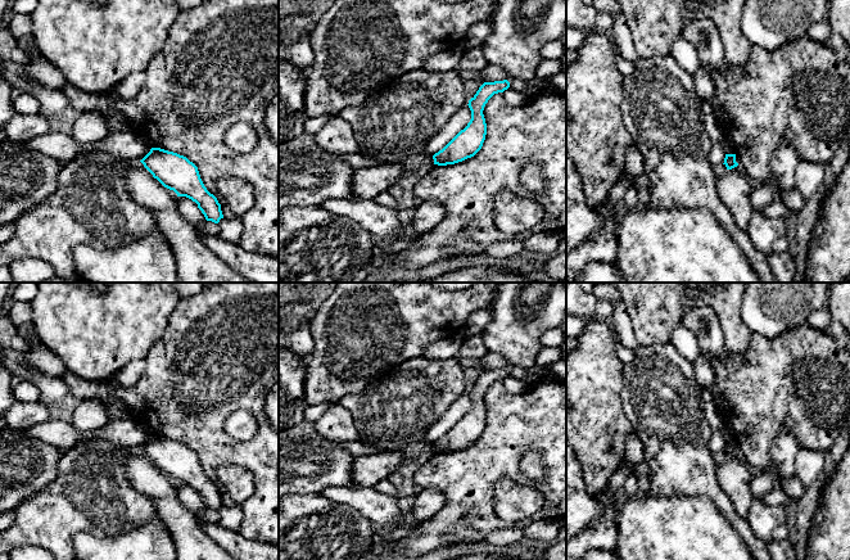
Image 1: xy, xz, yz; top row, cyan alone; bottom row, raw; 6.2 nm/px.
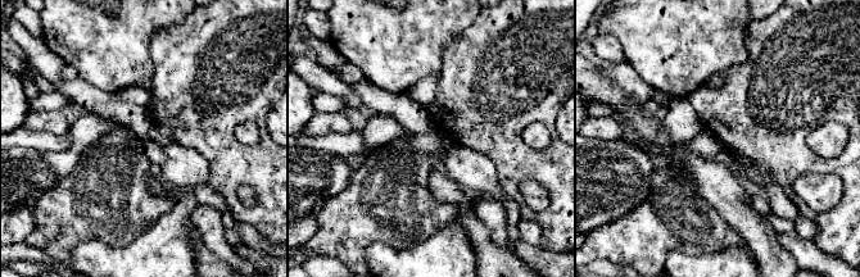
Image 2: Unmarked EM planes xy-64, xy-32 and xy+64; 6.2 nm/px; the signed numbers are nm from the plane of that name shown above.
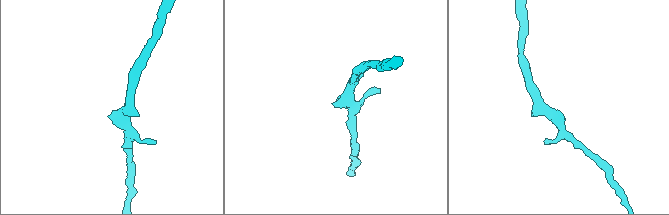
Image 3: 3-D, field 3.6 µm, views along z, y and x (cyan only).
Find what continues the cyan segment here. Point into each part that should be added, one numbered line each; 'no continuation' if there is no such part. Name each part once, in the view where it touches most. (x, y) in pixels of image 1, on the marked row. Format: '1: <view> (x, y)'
no continuation

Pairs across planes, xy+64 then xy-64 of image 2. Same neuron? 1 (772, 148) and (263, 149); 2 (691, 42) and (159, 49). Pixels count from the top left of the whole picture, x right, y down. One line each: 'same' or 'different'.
1: same
2: different

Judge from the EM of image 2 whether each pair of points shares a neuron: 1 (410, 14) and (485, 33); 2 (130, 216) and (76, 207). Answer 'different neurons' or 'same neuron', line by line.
1: different neurons
2: same neuron

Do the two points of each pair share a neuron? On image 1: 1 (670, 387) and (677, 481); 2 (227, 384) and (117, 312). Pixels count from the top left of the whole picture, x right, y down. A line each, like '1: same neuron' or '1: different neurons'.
1: same neuron
2: different neurons

